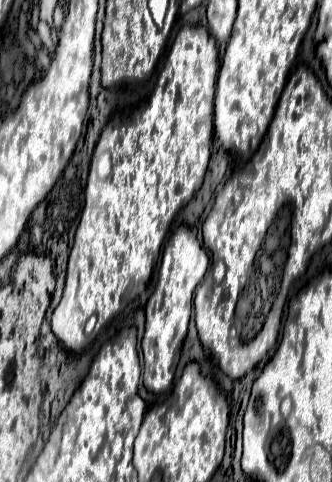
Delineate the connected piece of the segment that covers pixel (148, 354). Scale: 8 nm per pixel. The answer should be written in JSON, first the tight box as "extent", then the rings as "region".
{"extent":[142,225,210,393],"region":[[[186,225],[178,227],[178,231],[168,239],[160,265],[160,279],[146,303],[146,331],[142,339],[144,353],[144,387],[152,393],[162,393],[170,389],[174,381],[176,363],[180,357],[182,343],[186,339],[190,315],[192,315],[192,299],[198,283],[206,275],[210,265],[208,253],[198,243],[192,229]]]}

